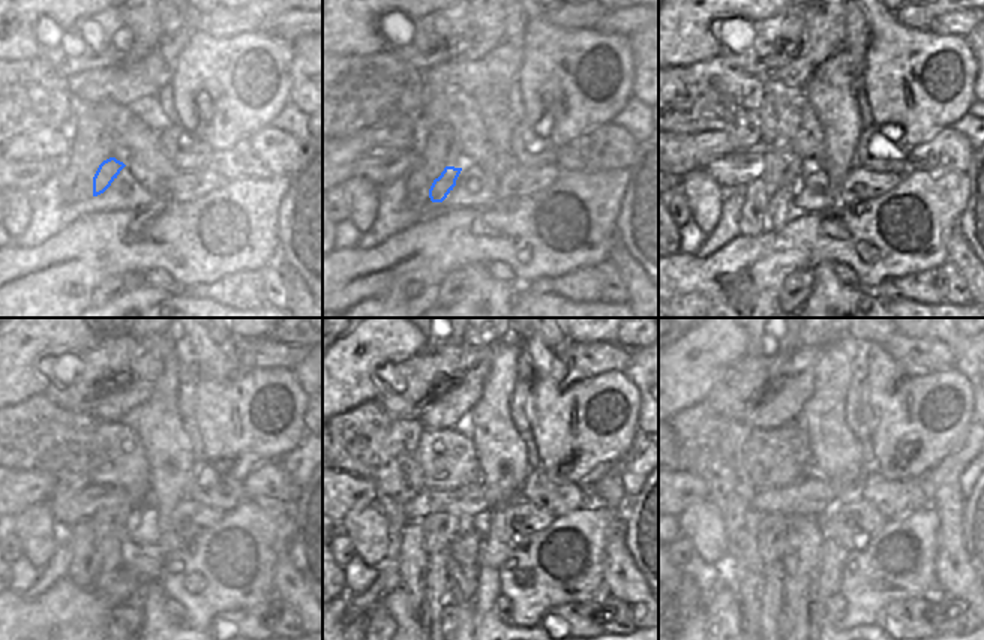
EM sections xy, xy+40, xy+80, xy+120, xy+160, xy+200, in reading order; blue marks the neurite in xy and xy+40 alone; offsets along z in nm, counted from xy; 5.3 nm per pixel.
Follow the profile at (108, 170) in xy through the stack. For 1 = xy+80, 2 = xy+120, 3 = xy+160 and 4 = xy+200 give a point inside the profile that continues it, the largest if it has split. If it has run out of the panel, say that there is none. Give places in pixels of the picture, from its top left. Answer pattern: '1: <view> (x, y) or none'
1: xy+80 (780, 210)
2: xy+120 (110, 550)
3: xy+160 (437, 597)
4: xy+200 (773, 595)

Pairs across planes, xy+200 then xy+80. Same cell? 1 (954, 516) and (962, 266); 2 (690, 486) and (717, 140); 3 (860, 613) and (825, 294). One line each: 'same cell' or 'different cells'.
1: same cell
2: same cell
3: different cells

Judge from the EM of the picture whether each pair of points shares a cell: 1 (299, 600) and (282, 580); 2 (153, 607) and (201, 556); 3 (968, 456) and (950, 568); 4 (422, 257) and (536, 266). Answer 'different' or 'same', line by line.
1: same
2: different
3: same
4: same

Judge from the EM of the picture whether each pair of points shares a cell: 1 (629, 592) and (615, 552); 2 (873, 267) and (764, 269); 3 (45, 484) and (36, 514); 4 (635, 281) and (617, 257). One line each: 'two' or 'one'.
1: one
2: one
3: two
4: one

